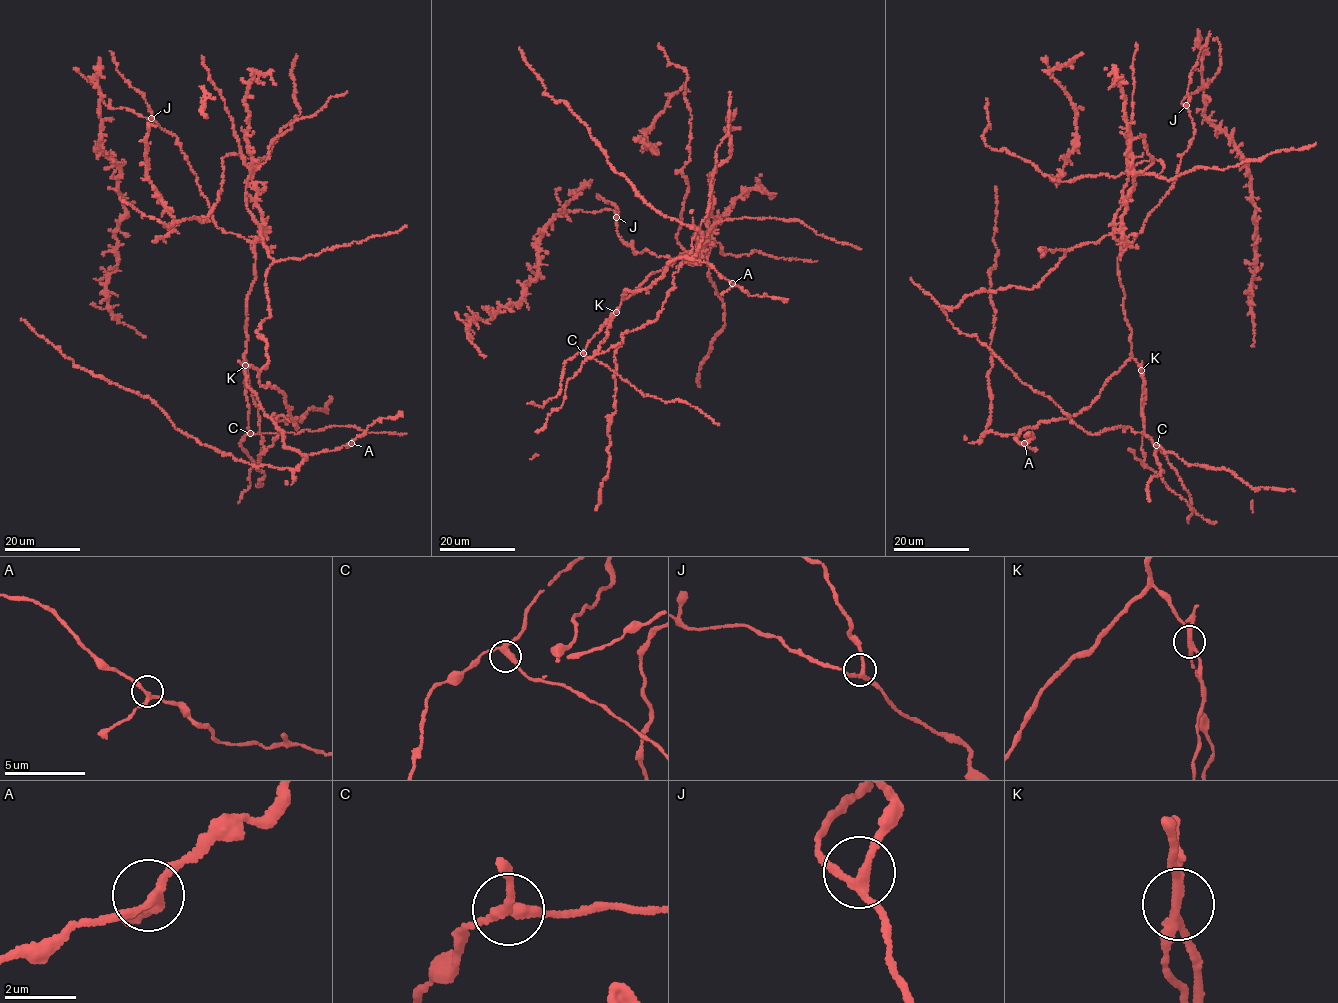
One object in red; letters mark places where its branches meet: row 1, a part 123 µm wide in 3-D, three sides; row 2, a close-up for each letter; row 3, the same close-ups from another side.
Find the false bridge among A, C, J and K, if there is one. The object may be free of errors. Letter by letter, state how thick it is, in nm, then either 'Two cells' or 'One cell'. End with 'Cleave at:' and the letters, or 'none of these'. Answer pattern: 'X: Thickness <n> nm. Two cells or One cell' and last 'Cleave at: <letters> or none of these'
A: Thickness 200 nm. One cell
C: Thickness 260 nm. One cell
J: Thickness 200 nm. One cell
K: Thickness 200 nm. Two cells
Cleave at: K

